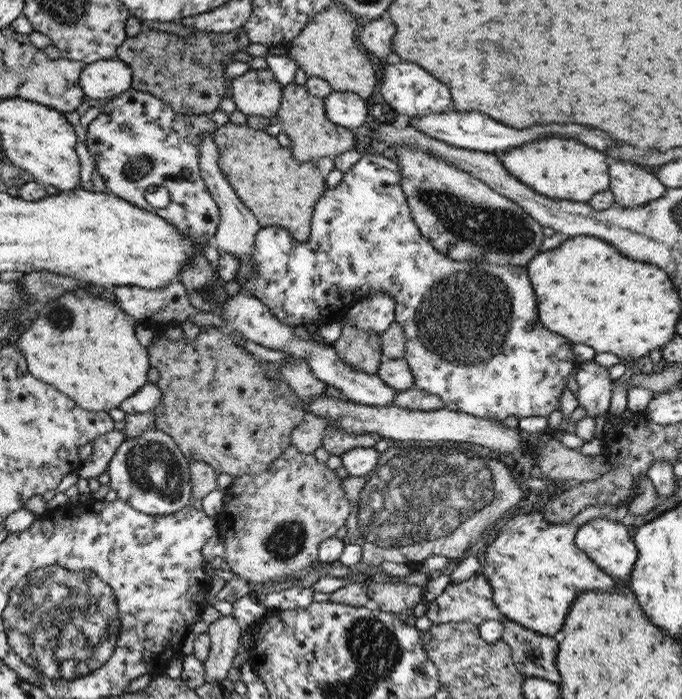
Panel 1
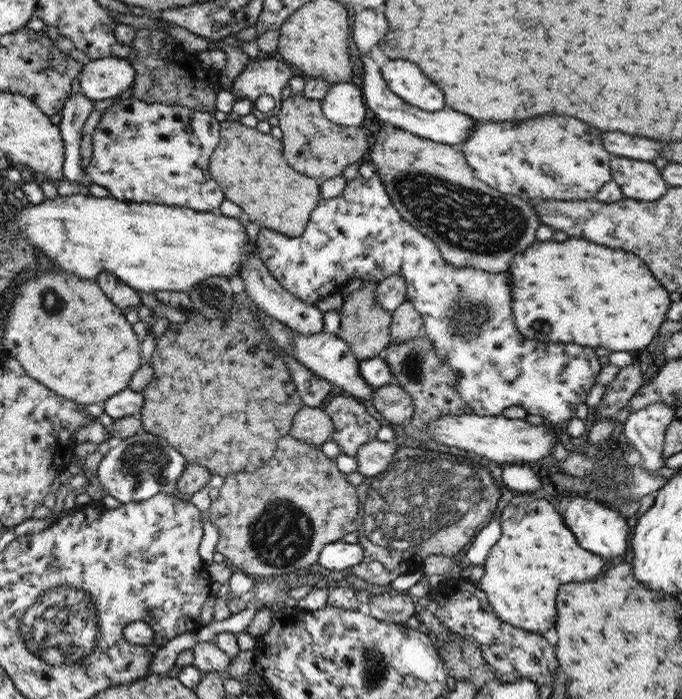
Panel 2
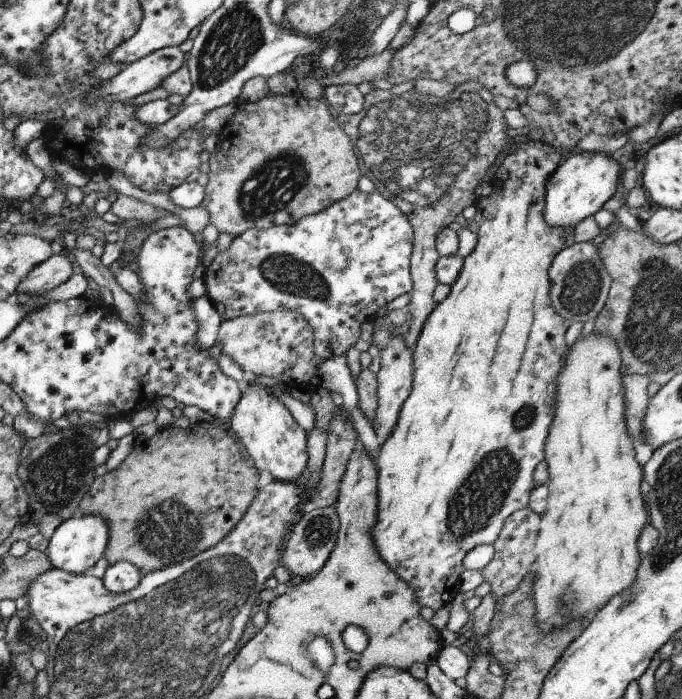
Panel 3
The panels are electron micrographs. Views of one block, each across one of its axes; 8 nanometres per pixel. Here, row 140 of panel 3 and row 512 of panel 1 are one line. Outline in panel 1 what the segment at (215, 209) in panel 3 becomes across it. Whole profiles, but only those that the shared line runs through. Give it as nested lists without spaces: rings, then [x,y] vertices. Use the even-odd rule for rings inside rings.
[[[291,444],[271,462],[267,471],[234,477],[223,491],[225,504],[221,518],[225,520],[217,520],[216,534],[223,538],[224,568],[251,584],[291,579],[310,569],[316,560],[319,544],[333,537],[351,512],[341,479],[335,475],[335,471],[320,463],[313,454],[303,454]]]

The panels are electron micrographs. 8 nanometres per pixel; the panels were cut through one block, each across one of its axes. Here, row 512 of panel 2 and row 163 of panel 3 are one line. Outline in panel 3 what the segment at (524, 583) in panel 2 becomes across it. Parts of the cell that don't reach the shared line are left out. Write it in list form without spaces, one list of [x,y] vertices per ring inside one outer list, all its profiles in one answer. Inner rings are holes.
[[[529,139],[526,143],[517,146],[512,154],[507,154],[501,166],[508,172],[504,181],[497,183],[498,187],[487,194],[488,199],[483,199],[487,206],[479,208],[473,216],[477,222],[476,243],[473,250],[462,258],[462,267],[453,284],[450,284],[449,294],[433,307],[427,315],[418,332],[418,339],[413,346],[413,376],[412,385],[407,398],[402,402],[397,420],[390,435],[379,442],[378,452],[374,461],[376,466],[376,498],[377,498],[377,522],[371,530],[378,555],[393,573],[413,589],[413,594],[420,606],[429,606],[434,611],[454,599],[459,594],[459,574],[463,572],[462,558],[468,550],[478,544],[493,542],[503,521],[512,512],[528,506],[529,493],[535,486],[532,472],[537,463],[544,460],[544,442],[554,415],[555,377],[562,367],[564,354],[568,346],[563,341],[563,333],[570,325],[568,320],[559,316],[549,306],[549,278],[547,268],[555,255],[565,247],[573,244],[573,228],[552,227],[544,219],[543,205],[545,183],[548,176],[558,167],[561,160],[565,159],[571,151],[549,147],[545,142]],[[447,484],[459,484],[459,492],[453,492]]]

